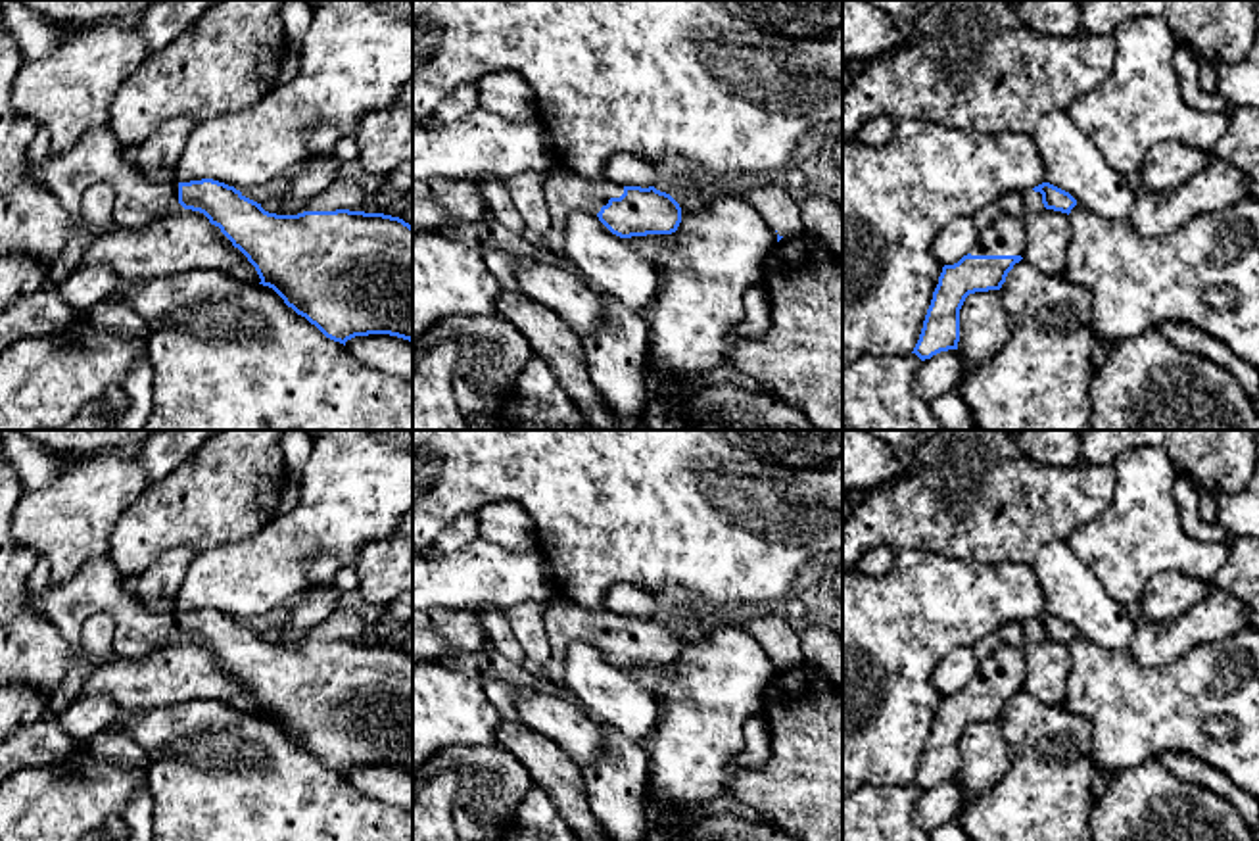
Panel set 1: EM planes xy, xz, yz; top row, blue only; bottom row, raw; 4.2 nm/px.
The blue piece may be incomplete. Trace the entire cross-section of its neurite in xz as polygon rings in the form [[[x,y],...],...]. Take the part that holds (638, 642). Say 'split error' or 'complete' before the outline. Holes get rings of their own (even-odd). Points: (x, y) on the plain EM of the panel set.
split error; [[[560,599],[545,607],[543,624],[551,657],[535,668],[558,687],[566,687],[562,659],[574,641],[597,645],[620,668],[672,664],[681,653],[679,634],[654,616],[622,616],[605,609],[587,611],[574,601]]]

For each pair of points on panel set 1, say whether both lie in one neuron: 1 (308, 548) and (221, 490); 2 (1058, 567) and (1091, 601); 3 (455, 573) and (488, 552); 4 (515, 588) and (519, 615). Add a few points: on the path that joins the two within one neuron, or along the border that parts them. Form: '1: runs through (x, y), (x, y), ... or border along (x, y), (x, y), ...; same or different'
1: border along (269, 521), (252, 536), (229, 542); different
2: runs through (1064, 575), (1083, 594); same
3: runs through (463, 565), (469, 559), (480, 557); same
4: border along (557, 594), (544, 601), (524, 601), (507, 609); different

